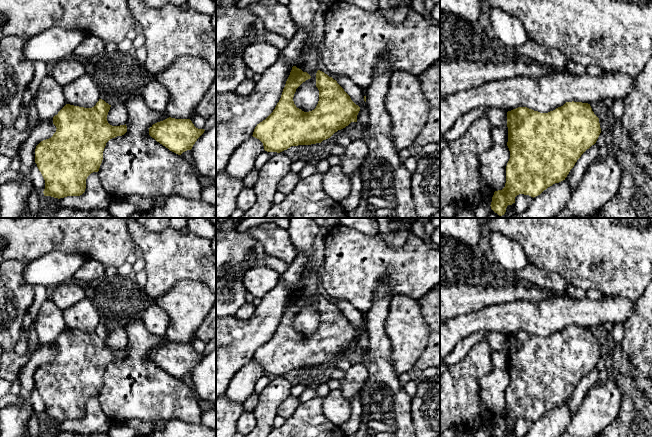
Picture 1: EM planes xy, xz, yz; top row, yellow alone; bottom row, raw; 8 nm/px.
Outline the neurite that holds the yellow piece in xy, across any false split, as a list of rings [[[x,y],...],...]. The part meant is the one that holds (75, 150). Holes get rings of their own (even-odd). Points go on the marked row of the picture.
[[[102,99],[92,108],[66,104],[53,117],[56,132],[51,138],[41,141],[35,149],[35,163],[45,180],[44,196],[60,199],[80,196],[85,192],[87,177],[99,171],[106,143],[127,132],[126,124],[112,126],[108,123],[110,107]]]

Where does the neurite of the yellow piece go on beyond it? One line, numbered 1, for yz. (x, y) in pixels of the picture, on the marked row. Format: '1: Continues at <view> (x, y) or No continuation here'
1: No continuation here

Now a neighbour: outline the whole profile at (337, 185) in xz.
[[[331,166],[324,175],[323,188],[331,199],[336,202],[341,202],[351,192],[351,178],[340,166]]]

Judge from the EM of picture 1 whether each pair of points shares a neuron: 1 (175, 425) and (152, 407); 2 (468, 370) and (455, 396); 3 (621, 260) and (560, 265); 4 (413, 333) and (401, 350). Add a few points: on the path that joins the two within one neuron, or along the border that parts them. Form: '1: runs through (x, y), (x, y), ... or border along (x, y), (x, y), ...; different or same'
1: border along (192, 423), (170, 419), (163, 426); different
2: runs through (464, 376), (456, 390); same
3: runs through (606, 258), (575, 258); same
4: runs through (409, 337), (405, 346); same

